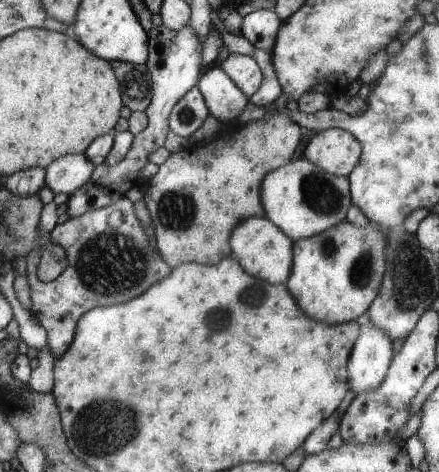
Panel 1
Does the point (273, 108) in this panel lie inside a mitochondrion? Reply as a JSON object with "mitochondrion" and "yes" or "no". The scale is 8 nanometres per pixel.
{"mitochondrion":"no"}

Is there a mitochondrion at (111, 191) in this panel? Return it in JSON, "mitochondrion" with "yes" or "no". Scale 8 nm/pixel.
{"mitochondrion":"no"}

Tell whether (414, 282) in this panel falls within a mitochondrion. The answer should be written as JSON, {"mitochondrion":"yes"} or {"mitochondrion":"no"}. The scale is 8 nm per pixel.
{"mitochondrion":"yes"}

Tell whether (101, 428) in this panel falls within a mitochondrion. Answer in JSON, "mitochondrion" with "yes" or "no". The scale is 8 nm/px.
{"mitochondrion":"yes"}

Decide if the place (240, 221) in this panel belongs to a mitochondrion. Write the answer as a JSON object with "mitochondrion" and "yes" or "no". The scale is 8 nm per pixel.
{"mitochondrion":"no"}

